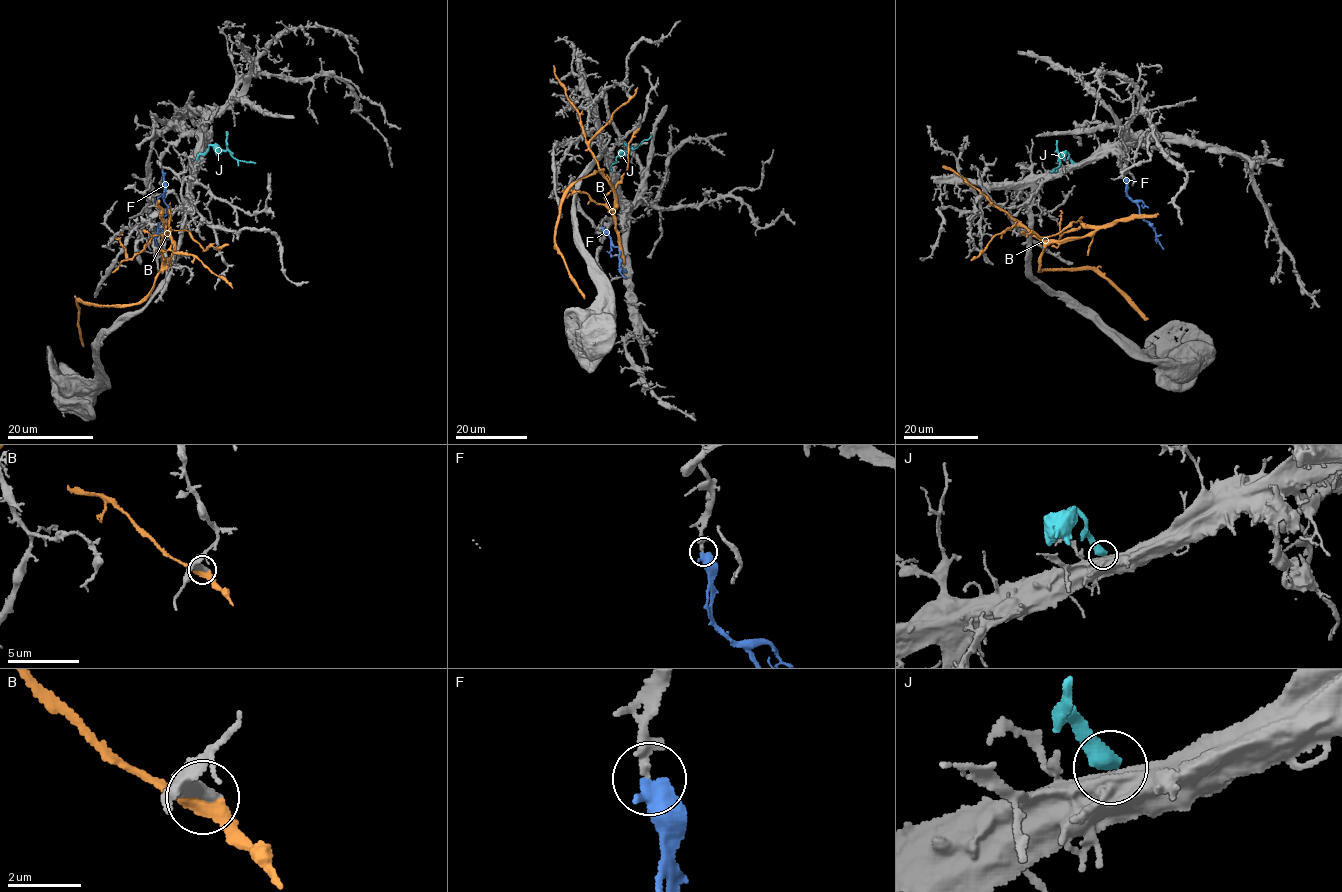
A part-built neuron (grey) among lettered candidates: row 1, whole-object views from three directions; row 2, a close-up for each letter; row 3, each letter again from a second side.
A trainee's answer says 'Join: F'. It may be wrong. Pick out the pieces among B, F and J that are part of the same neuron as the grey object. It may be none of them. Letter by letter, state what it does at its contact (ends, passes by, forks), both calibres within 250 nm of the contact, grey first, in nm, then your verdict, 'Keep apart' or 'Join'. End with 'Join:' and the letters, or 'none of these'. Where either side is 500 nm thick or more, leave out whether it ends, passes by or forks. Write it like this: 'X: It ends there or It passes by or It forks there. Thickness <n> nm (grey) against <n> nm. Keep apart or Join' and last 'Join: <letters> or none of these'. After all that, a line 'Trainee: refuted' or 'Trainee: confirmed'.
B: It passes by. Thickness 420 nm (grey) against 420 nm. Keep apart
F: It ends there. Thickness 220 nm (grey) against 440 nm. Join
J: Thickness 850 nm (grey) against 460 nm. Keep apart
Join: F
Trainee: confirmed

